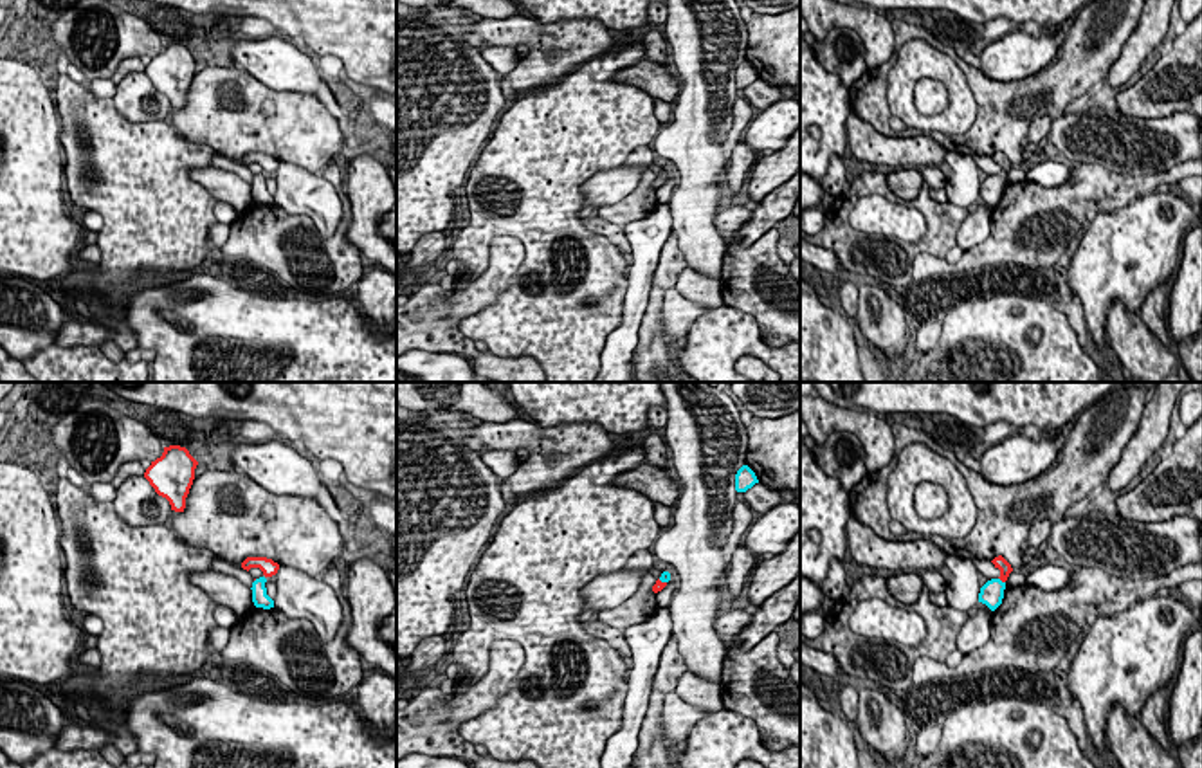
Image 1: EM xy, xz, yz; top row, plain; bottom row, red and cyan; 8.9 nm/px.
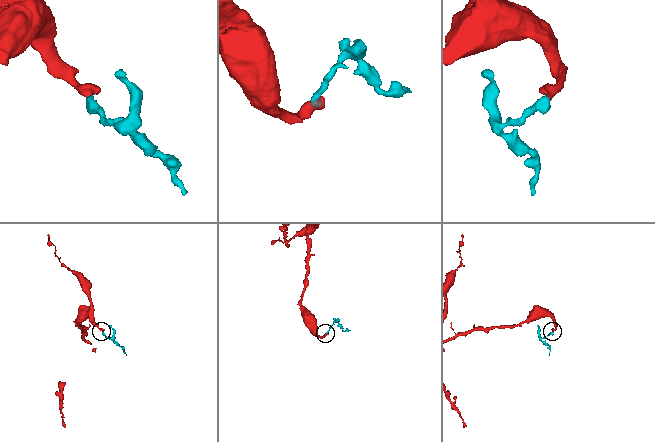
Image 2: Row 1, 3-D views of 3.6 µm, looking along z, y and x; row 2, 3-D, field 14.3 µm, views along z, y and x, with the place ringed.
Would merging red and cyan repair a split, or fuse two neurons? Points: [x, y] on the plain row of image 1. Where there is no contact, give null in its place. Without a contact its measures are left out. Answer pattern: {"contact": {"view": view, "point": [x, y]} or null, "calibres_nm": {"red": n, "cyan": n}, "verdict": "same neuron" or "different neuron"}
{"contact": {"view": "yz", "point": [1002, 177]}, "calibres_nm": {"red": 120, "cyan": 220}, "verdict": "same neuron"}

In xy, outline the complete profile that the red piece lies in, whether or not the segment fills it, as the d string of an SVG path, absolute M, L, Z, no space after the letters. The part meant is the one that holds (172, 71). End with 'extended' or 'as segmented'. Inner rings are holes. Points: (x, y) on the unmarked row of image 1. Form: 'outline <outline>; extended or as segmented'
outline M169 41L164 43L160 54L151 58L144 69L144 74L159 92L169 97L171 106L184 108L196 61L198 58L186 43Z; as segmented

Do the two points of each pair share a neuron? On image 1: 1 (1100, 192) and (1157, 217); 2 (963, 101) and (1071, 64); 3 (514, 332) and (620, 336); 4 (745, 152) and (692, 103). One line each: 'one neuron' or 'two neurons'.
1: two neurons
2: two neurons
3: two neurons
4: two neurons

